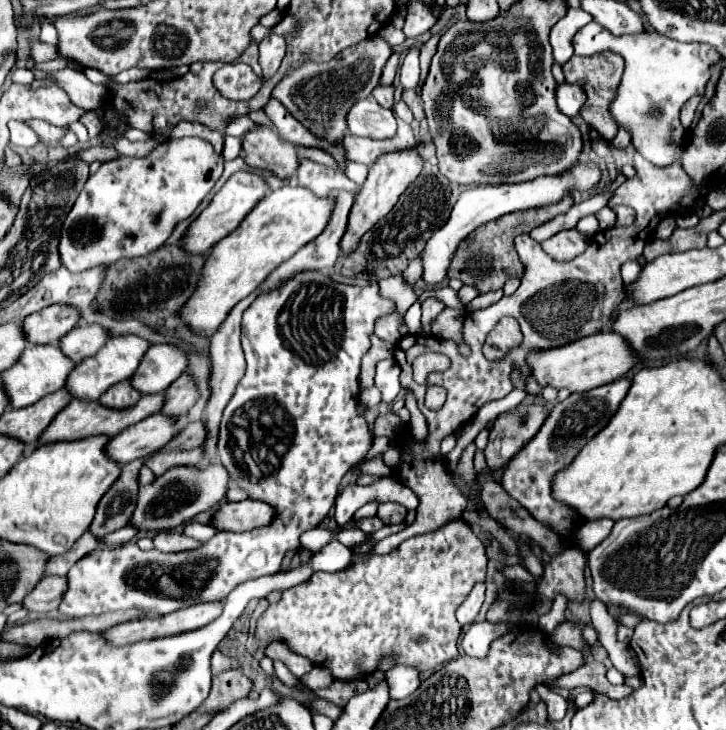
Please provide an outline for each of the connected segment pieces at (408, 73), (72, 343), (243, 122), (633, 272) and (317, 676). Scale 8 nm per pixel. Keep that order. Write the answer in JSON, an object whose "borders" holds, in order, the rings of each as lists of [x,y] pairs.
{"borders":[[[[411,48],[399,68],[399,82],[405,88],[417,88],[419,82],[419,48]]],[[[79,324],[75,326],[65,338],[59,340],[59,348],[67,358],[71,358],[75,364],[83,362],[85,358],[93,356],[109,338],[107,330],[97,324]]],[[[235,118],[227,130],[227,136],[237,136],[243,138],[247,132],[251,132],[255,128],[255,124],[249,118]]],[[[629,260],[629,262],[625,262],[625,264],[623,264],[623,268],[621,268],[623,282],[625,282],[625,284],[633,282],[633,280],[635,280],[635,276],[637,276],[639,272],[641,272],[641,264],[639,264],[639,262],[635,262],[635,260]]],[[[315,666],[311,672],[307,672],[307,674],[301,676],[301,682],[303,682],[309,690],[317,690],[317,688],[329,686],[329,684],[333,682],[333,676],[331,676],[331,672],[329,672],[327,668]]]]}

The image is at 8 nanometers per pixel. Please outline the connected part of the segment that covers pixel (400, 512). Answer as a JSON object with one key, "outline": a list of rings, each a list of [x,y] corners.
{"outline":[[[393,502],[379,504],[379,518],[383,520],[383,524],[399,524],[405,518],[405,514],[407,510],[401,504],[393,504]]]}

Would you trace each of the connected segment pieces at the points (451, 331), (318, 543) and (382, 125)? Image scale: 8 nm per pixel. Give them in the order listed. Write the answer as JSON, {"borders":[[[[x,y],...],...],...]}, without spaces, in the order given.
{"borders":[[[[445,308],[433,322],[431,322],[431,334],[439,338],[453,338],[457,340],[461,336],[461,322],[465,318],[465,310],[453,310]]],[[[315,528],[315,530],[309,530],[309,532],[305,532],[303,534],[303,548],[309,548],[311,552],[315,552],[315,550],[319,550],[325,542],[327,542],[327,538],[329,538],[329,532],[327,530],[319,530],[319,528]]],[[[361,100],[349,110],[349,132],[355,136],[387,140],[397,134],[397,120],[393,110],[379,106],[375,100]]]]}

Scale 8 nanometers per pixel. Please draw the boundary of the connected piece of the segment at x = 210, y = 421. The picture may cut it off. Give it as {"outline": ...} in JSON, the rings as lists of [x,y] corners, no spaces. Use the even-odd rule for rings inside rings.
{"outline":[[[253,296],[241,300],[229,314],[229,318],[221,324],[221,330],[217,330],[217,334],[213,334],[211,338],[211,376],[209,376],[209,388],[211,388],[211,396],[209,402],[203,410],[205,418],[205,432],[207,432],[207,440],[201,446],[203,454],[207,460],[215,458],[215,444],[217,444],[217,432],[219,432],[219,420],[221,420],[221,410],[225,408],[225,404],[229,402],[229,398],[233,396],[233,390],[237,386],[237,382],[241,380],[241,374],[245,372],[245,358],[243,358],[243,348],[241,348],[241,316],[243,310],[253,302]]]}

